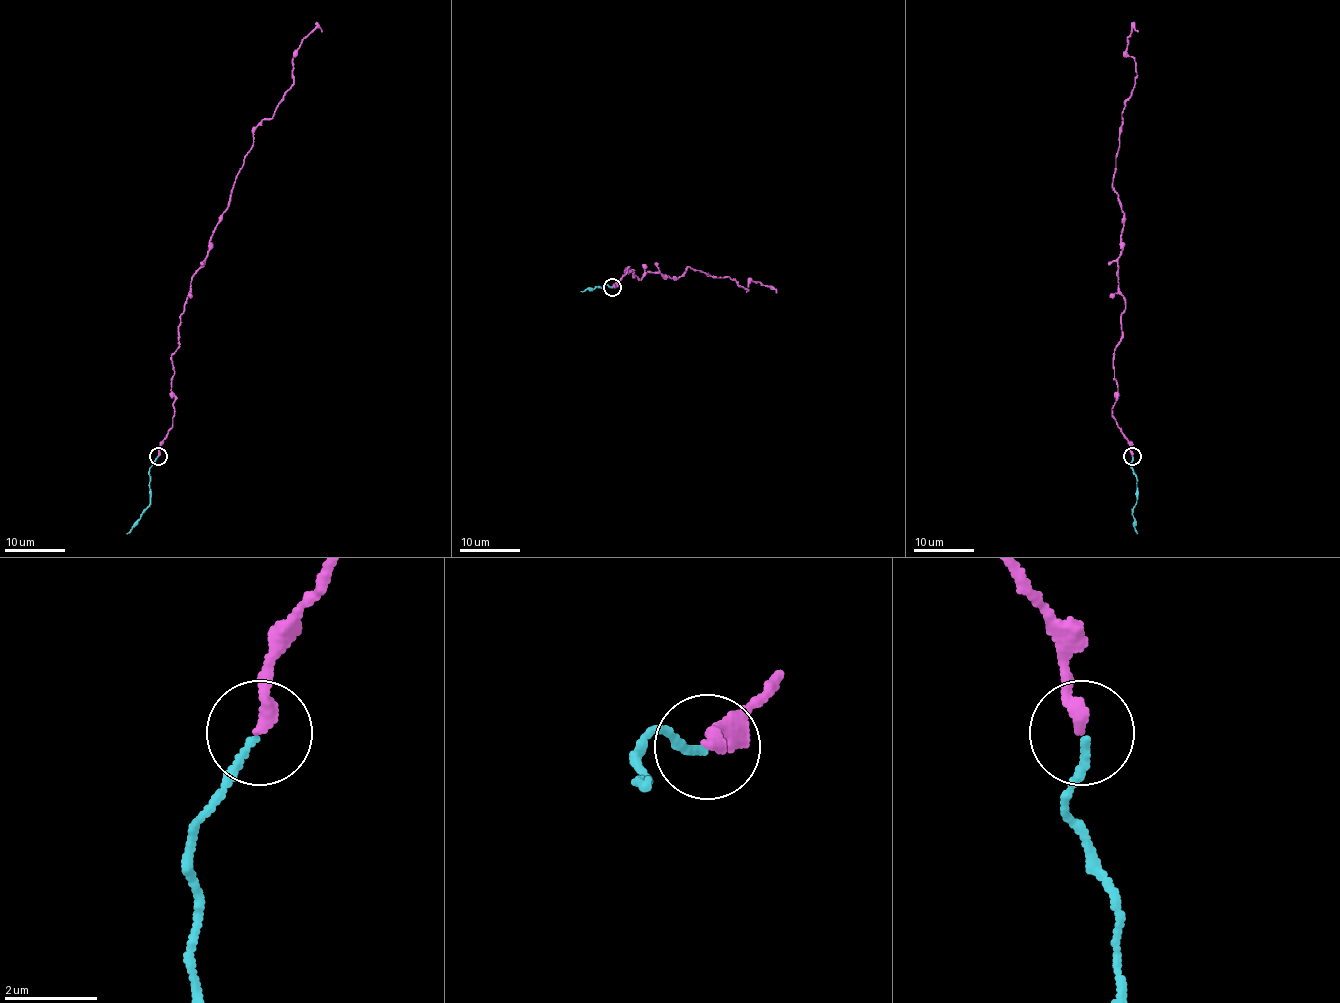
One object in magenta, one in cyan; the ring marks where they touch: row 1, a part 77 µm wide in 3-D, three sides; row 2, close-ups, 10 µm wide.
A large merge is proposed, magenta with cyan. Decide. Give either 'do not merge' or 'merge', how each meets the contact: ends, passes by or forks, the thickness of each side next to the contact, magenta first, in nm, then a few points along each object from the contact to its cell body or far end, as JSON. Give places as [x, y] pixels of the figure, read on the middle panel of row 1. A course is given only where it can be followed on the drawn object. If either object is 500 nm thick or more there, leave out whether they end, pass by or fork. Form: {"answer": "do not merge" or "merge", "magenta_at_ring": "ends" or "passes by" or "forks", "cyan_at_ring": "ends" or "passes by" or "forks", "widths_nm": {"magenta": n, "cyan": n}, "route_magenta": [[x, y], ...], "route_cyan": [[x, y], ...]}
{"answer": "merge", "magenta_at_ring": "ends", "cyan_at_ring": "ends", "widths_nm": {"magenta": 300, "cyan": 150}, "route_magenta": [[613, 286], [628, 267], [638, 280], [646, 273], [676, 279], [688, 267], [776, 292]], "route_cyan": [[613, 288], [608, 285], [604, 286], [604, 291], [595, 288], [581, 291]]}

